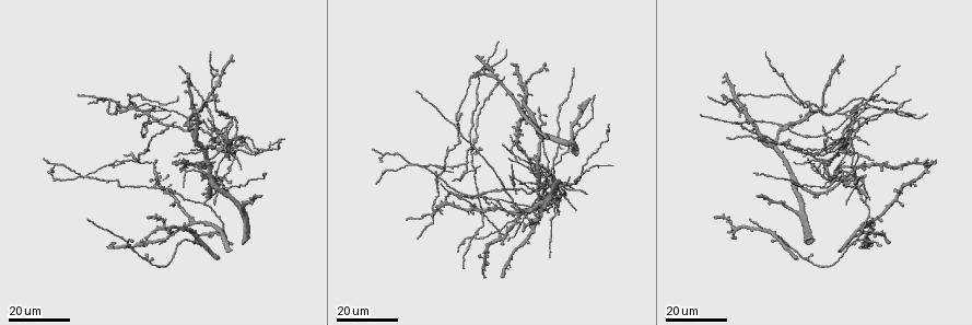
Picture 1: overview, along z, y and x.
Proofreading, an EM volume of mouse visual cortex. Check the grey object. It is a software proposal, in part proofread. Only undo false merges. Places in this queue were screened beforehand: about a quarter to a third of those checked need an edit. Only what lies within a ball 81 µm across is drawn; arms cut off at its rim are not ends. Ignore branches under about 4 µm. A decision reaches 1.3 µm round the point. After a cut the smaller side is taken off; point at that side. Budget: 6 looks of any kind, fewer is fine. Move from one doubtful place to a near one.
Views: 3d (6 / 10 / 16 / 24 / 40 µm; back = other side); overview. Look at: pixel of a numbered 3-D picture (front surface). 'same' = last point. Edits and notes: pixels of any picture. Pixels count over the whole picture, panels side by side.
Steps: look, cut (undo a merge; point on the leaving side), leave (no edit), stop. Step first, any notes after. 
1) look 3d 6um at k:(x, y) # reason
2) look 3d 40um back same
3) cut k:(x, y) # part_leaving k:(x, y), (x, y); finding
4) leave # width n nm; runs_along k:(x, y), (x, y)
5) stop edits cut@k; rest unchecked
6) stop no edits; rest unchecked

look 3d 24um at 1:(86, 178) # arms part here

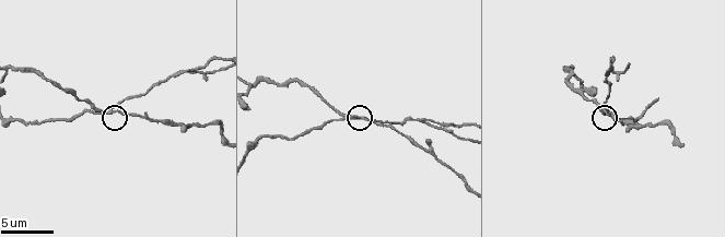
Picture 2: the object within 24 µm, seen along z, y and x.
look 3d 10um at 2:(356, 117) # closer look

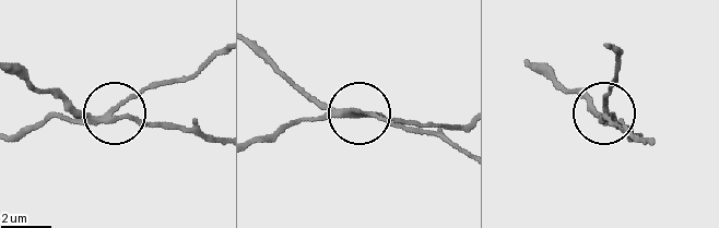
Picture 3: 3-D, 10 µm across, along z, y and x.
cut 3:(65, 119) # arms 3; a second neuron is stuck on

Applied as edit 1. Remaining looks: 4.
look overview # see it whole again

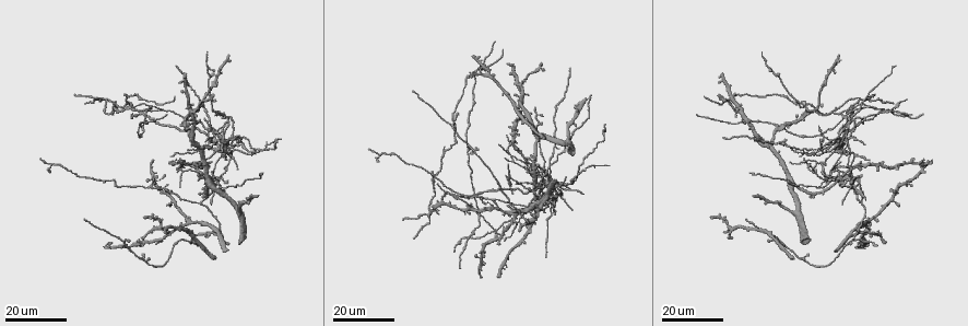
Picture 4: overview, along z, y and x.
look 3d 24um at 4:(859, 230) # looks like a crossing

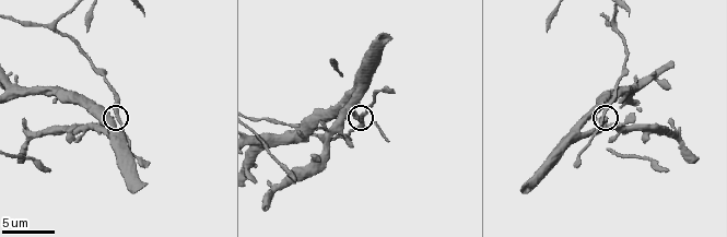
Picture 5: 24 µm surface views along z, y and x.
look 3d 10um at 5:(357, 113)

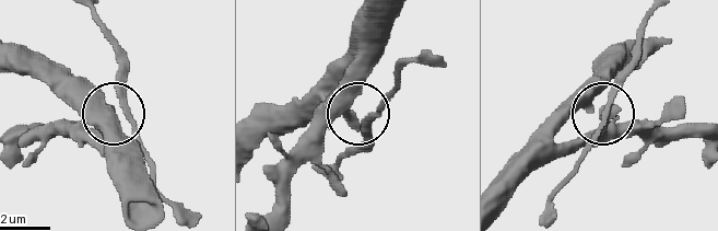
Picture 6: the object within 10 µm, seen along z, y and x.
leave # width 290 nm; continuous, no second neuron

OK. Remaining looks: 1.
stop edits cut@3; rest unchecked

